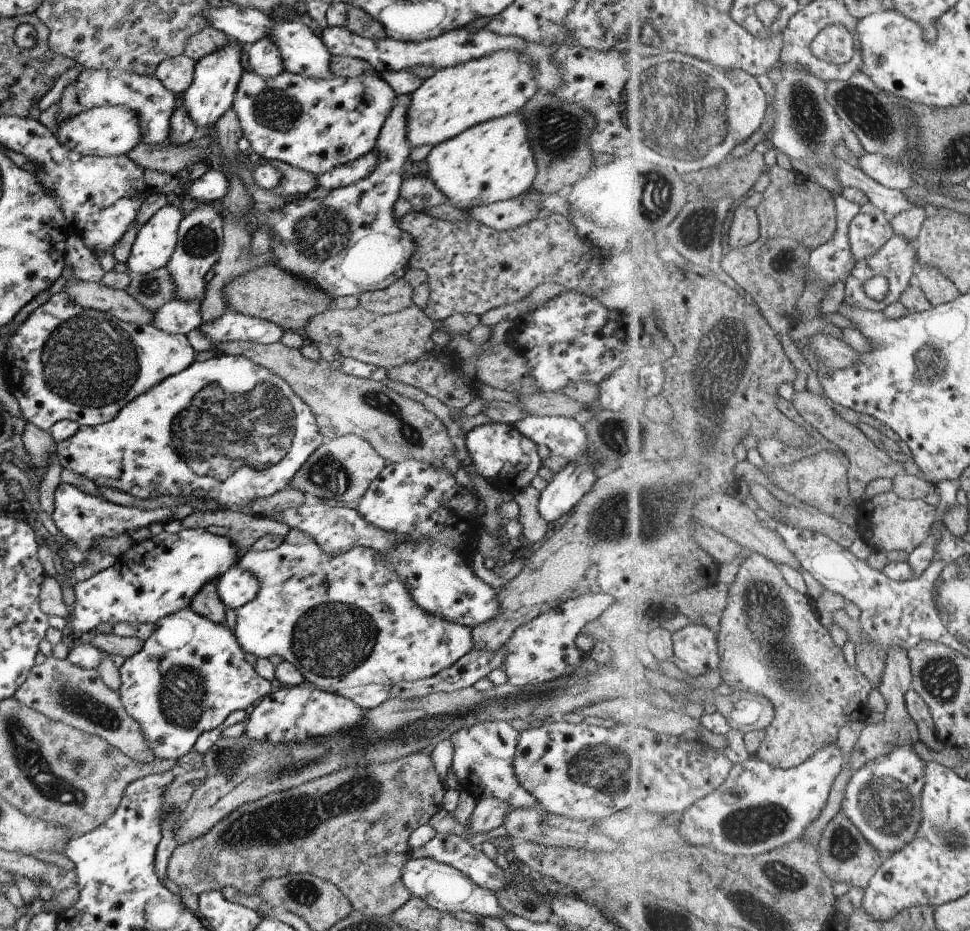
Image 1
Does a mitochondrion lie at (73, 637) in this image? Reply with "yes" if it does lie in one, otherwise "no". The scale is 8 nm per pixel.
no

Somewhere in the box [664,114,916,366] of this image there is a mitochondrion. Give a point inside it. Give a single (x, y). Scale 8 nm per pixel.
(694, 233)

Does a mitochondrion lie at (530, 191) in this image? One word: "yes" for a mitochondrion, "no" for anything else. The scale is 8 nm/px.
no

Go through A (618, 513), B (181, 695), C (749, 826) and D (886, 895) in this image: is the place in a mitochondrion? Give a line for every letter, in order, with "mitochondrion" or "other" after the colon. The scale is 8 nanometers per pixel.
A: mitochondrion
B: mitochondrion
C: mitochondrion
D: other

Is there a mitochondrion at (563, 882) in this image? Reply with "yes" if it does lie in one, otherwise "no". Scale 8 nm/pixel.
no

